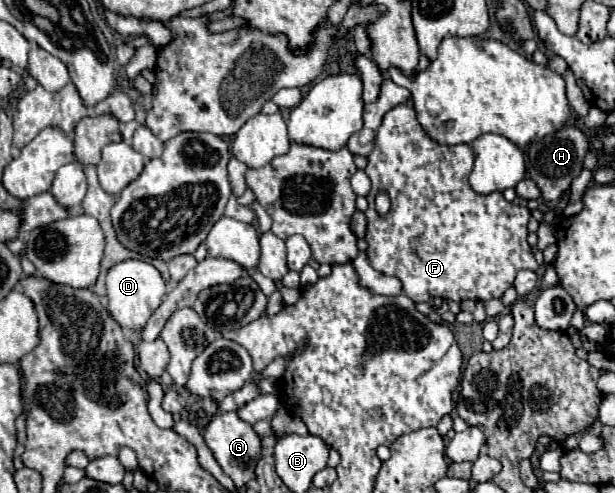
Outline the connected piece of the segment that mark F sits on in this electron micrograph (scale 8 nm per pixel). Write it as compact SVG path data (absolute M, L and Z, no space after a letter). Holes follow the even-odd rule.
M411 104L391 108L375 136L375 148L367 156L369 164L365 174L371 178L371 192L367 196L367 254L373 268L383 274L395 274L403 282L403 292L413 302L429 302L435 296L461 302L461 300L491 300L501 298L511 288L519 270L537 270L539 264L527 244L527 222L531 212L525 206L507 202L503 194L475 194L467 182L473 168L473 150L469 144L443 146L435 142L419 124ZM387 192L391 210L385 216L375 212L375 196Z

